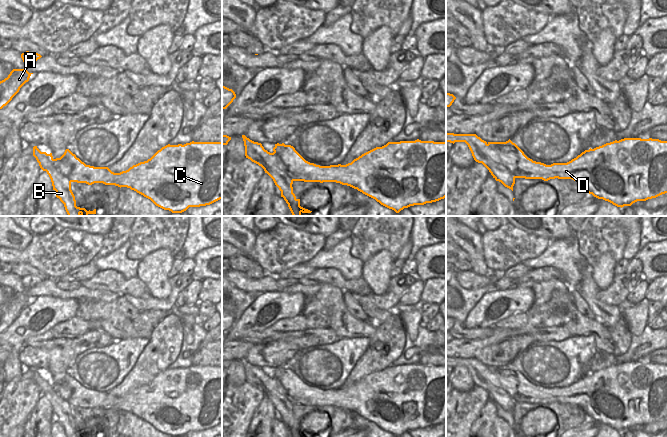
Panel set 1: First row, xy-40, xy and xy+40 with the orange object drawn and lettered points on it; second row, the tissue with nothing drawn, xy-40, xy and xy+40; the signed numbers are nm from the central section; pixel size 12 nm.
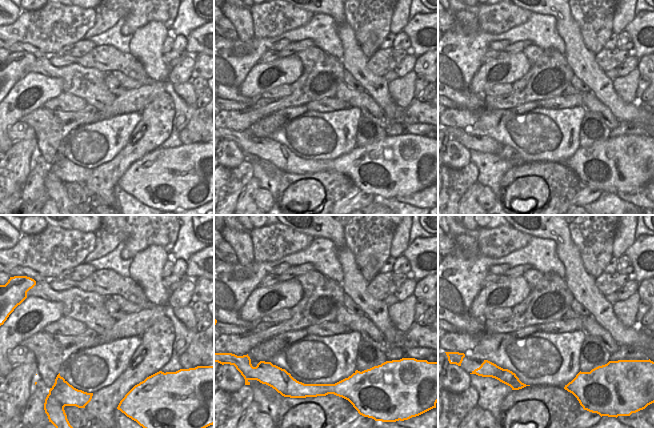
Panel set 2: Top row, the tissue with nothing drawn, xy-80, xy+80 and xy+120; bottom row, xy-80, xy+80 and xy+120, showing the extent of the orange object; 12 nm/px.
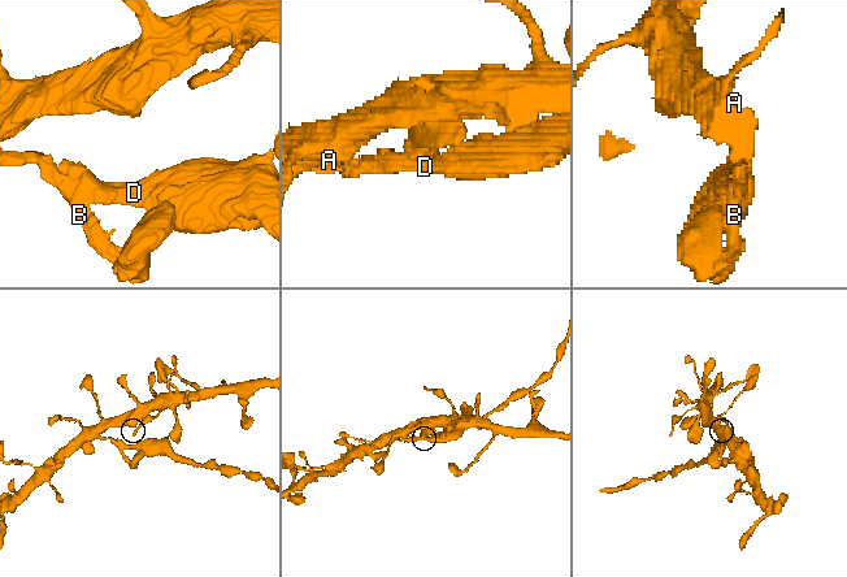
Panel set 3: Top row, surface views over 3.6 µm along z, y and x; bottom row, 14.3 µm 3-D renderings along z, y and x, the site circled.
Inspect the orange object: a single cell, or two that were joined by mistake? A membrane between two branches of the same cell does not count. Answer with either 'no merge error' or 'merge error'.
merge error

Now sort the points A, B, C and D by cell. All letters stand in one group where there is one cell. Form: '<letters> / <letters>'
A B / C D

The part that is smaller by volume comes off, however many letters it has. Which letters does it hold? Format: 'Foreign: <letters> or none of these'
Foreign: C, D

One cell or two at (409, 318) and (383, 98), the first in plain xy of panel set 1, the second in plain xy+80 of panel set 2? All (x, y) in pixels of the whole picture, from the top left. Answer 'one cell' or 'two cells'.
two cells

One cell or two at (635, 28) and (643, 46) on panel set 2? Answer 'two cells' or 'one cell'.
one cell

